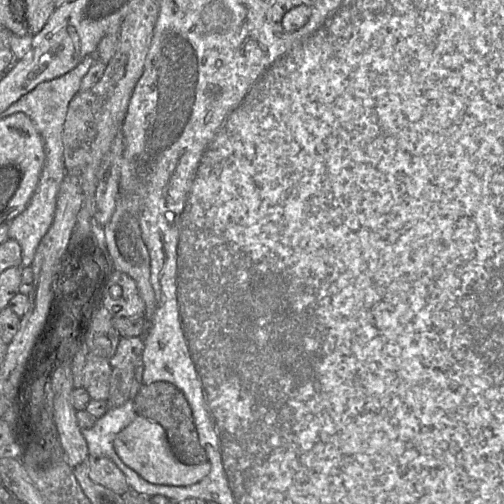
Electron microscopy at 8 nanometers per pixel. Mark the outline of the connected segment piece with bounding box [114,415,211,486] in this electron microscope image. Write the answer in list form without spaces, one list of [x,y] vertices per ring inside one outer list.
[[[139,415],[116,435],[114,448],[128,467],[153,484],[189,486],[201,481],[211,470],[209,461],[199,465],[186,465],[179,461],[172,453],[163,427]]]

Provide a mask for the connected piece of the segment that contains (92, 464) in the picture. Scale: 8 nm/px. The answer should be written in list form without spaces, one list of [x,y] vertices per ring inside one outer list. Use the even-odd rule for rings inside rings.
[[[89,456],[89,477],[119,495],[123,495],[130,488],[122,471],[106,457]]]

